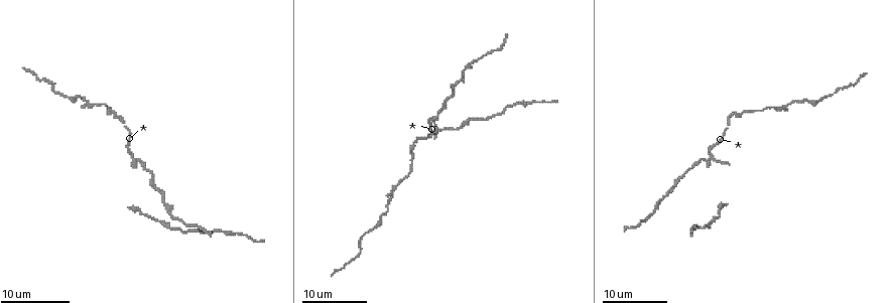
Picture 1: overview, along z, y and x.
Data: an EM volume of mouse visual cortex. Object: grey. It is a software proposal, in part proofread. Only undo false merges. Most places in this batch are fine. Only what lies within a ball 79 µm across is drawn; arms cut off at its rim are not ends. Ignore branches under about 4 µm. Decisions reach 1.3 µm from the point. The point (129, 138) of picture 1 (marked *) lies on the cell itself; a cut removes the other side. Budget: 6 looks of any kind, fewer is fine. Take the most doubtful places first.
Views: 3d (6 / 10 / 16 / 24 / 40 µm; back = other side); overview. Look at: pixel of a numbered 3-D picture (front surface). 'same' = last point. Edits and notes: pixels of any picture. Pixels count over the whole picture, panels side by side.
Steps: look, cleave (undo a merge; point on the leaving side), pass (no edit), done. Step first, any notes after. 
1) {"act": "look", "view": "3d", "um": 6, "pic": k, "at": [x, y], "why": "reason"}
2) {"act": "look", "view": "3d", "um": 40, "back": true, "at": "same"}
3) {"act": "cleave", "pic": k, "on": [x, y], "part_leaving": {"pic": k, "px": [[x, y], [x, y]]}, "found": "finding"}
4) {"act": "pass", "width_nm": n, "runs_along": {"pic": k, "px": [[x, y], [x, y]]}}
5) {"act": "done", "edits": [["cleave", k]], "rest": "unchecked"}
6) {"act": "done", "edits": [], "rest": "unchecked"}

{"act": "look", "view": "3d", "um": 16, "pic": 1, "at": [712, 152], "why": "three arms meet"}

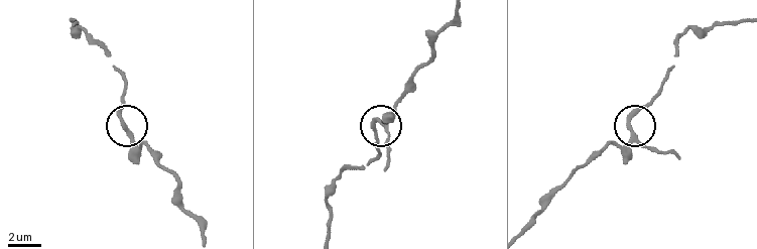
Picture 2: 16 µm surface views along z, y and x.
{"act": "look", "view": "3d", "um": 10, "pic": 2, "at": [125, 129]}

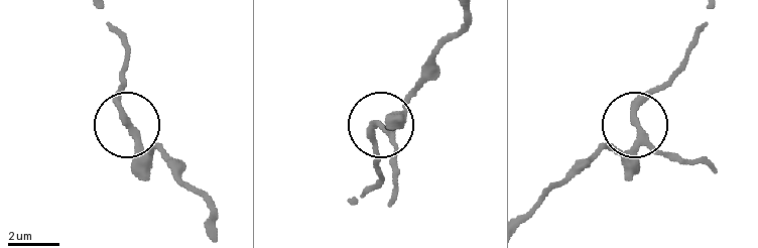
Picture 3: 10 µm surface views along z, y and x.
{"act": "pass", "runs_along": {"pic": 3, "px": [[124, 70], [120, 106], [148, 175]]}, "found": "one cell here"}

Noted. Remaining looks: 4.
{"act": "look", "view": "3d", "um": 24, "pic": 1, "at": [87, 102]}

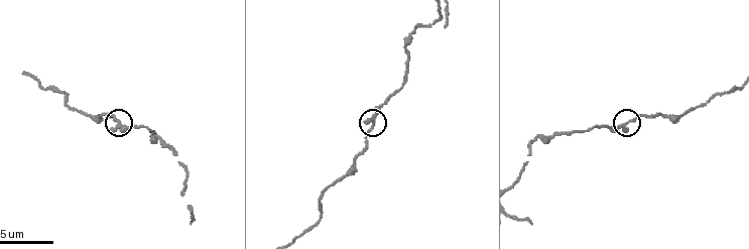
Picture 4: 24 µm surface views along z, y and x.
{"act": "look", "view": "3d", "um": 10, "pic": 4, "at": [119, 121]}

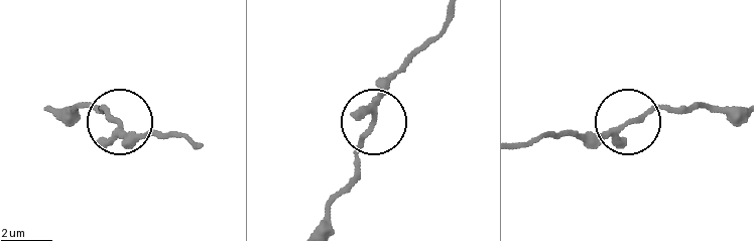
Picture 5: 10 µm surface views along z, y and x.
{"act": "pass", "runs_along": {"pic": 5, "px": [[449, 11], [443, 30], [379, 102], [347, 185]]}, "found": "one cell here"}

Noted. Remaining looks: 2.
{"act": "done", "edits": [], "rest": "unchecked"}

